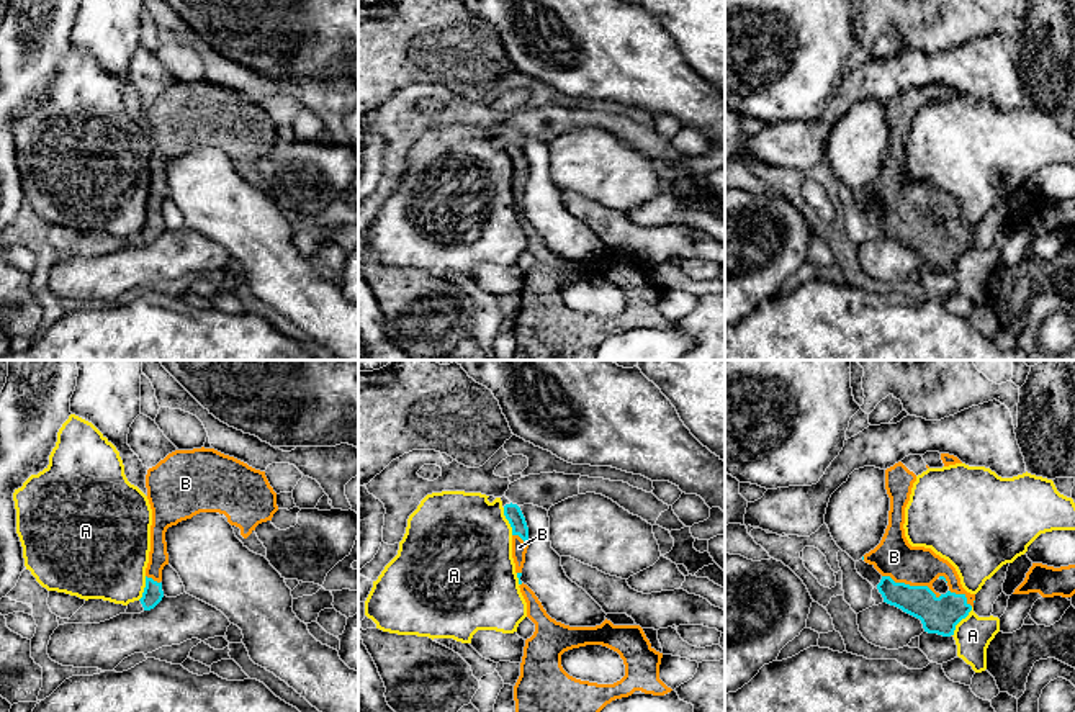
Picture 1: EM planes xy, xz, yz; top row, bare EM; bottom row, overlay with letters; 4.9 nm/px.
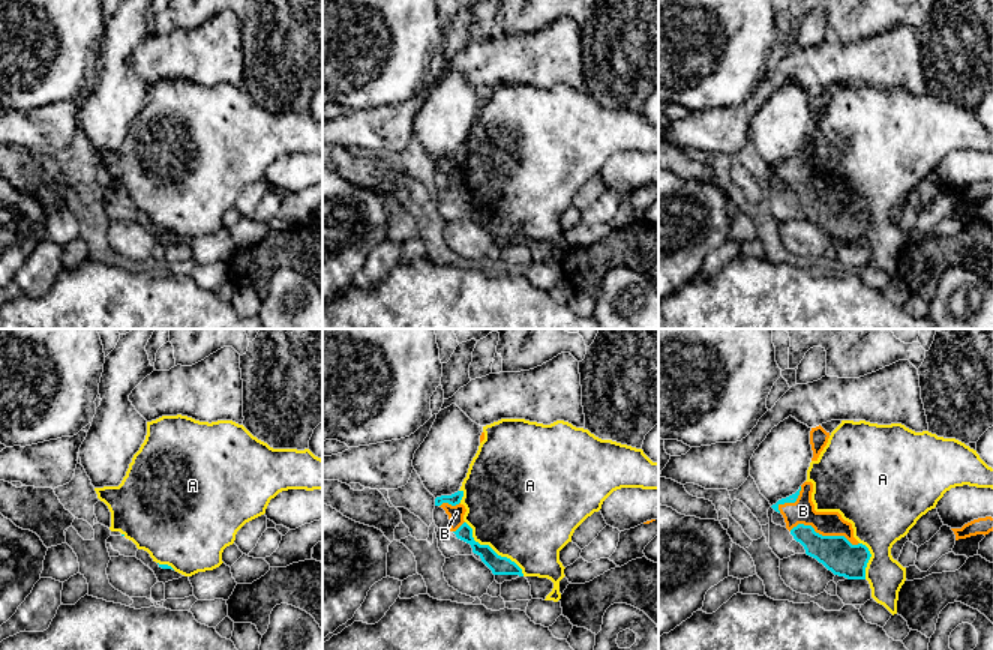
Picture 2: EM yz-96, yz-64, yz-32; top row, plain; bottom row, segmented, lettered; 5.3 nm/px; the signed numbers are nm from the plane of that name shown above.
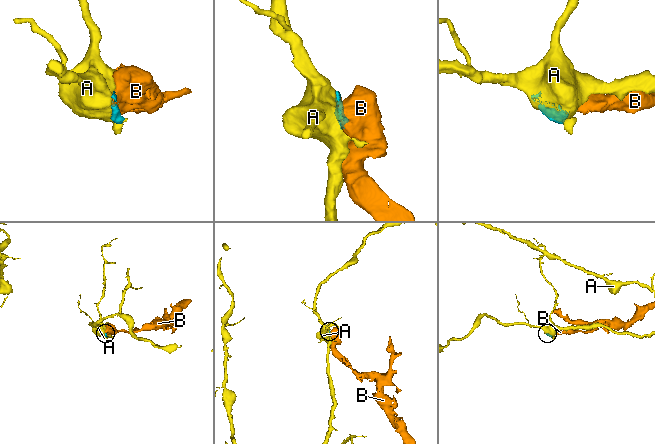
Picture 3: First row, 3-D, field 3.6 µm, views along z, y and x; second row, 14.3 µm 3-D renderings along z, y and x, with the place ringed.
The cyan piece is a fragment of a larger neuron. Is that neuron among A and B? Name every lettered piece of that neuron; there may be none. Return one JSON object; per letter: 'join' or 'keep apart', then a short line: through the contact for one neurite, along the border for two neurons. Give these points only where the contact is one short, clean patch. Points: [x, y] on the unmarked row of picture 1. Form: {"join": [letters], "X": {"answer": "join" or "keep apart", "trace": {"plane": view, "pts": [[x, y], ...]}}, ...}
{"join": ["B"], "A": {"answer": "keep apart"}, "B": {"answer": "join"}}

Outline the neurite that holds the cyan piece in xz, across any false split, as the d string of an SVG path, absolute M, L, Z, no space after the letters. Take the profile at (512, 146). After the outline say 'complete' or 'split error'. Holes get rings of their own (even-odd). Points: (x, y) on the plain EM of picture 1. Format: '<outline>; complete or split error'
M506 137L504 149L512 160L512 192L515 196L515 206L519 211L519 218L522 218L522 201L525 196L525 187L529 182L529 160L525 151L517 137Z; split error

